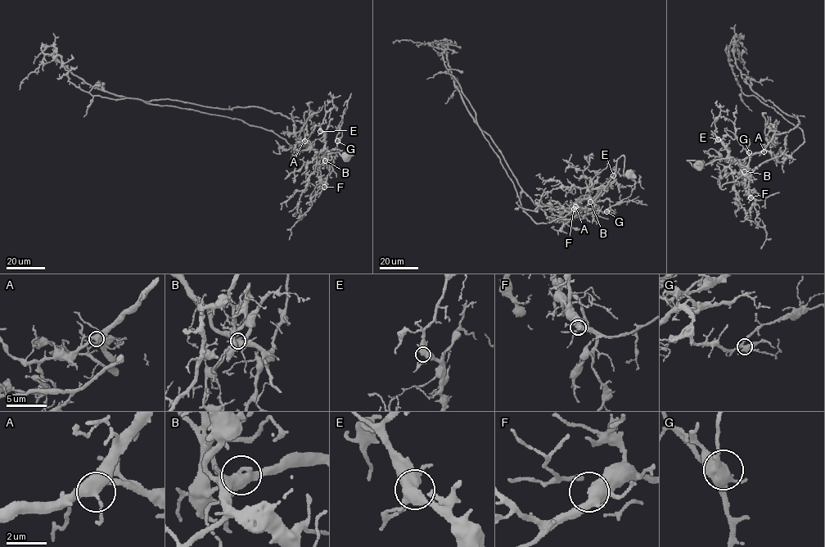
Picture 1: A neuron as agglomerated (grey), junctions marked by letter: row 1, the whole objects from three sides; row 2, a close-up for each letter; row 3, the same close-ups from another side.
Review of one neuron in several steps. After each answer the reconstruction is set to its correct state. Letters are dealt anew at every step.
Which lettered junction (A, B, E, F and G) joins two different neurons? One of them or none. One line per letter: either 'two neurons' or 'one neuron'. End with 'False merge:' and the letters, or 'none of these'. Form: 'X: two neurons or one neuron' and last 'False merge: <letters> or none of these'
A: one neuron
B: two neurons
E: one neuron
F: one neuron
G: one neuron
False merge: B

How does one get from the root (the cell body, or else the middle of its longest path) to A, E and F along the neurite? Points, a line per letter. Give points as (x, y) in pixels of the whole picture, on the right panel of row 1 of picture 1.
A: (698, 164), (703, 161), (687, 160), (696, 168), (717, 160), (742, 160), (764, 151)
E: (698, 164), (703, 161), (687, 160), (696, 168), (727, 157), (725, 146), (718, 139)
F: (698, 164), (703, 161), (687, 160), (696, 168), (717, 160), (732, 158), (740, 165), (750, 197)

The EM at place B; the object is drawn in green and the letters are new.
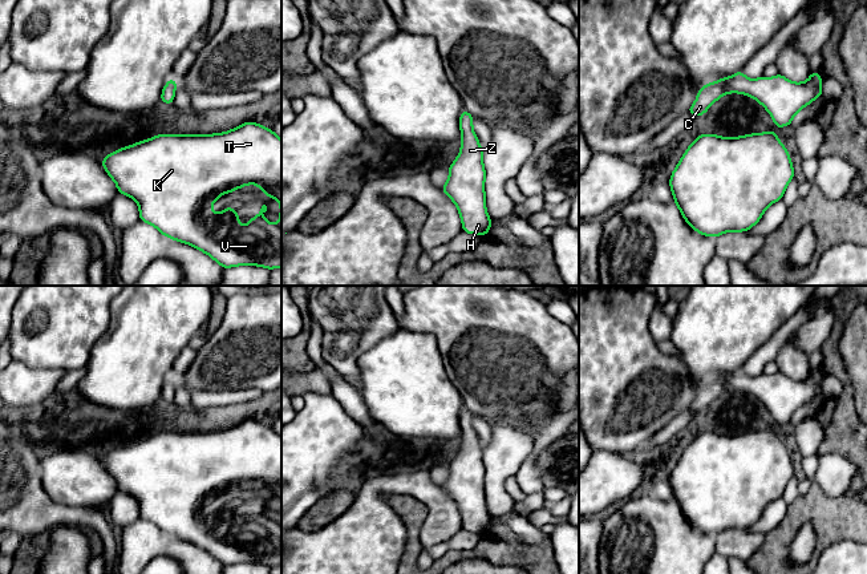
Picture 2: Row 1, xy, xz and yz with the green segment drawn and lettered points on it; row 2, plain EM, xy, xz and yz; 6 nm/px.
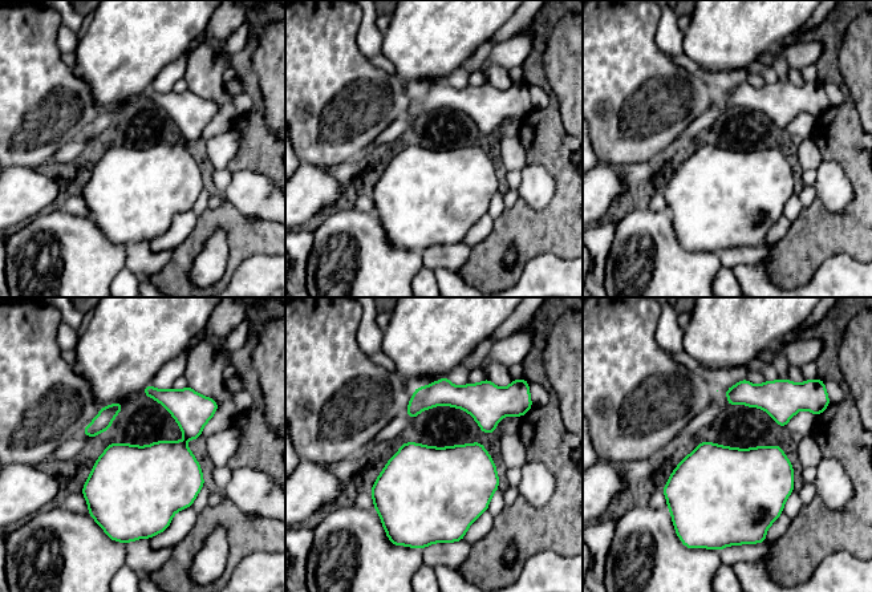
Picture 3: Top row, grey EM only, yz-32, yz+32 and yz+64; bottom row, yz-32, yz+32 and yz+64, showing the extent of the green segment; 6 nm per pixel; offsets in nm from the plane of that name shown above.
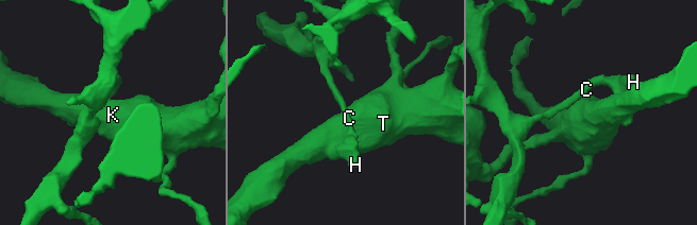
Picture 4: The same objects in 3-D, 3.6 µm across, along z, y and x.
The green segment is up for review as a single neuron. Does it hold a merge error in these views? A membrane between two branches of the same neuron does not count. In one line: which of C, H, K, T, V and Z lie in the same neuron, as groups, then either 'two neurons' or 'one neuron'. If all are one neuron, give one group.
C / H K T V Z | two neurons

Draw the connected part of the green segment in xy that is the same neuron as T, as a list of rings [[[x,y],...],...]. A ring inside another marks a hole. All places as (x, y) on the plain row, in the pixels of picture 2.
[[[244,420],[235,427],[216,432],[158,432],[108,452],[101,462],[116,480],[118,490],[138,501],[139,518],[153,522],[165,534],[206,550],[223,566],[244,562],[268,567],[281,565],[281,437],[272,427],[267,427],[262,421]],[[251,481],[262,486],[268,496],[279,498],[277,522],[272,522],[262,514],[267,509],[266,502],[250,517],[247,524],[238,520],[240,514],[230,504],[219,512],[211,508],[212,501],[220,493]]]

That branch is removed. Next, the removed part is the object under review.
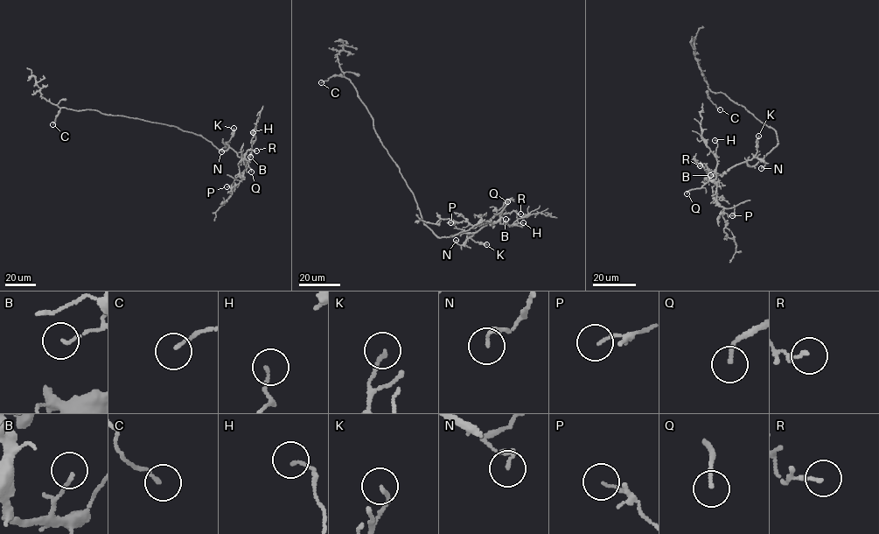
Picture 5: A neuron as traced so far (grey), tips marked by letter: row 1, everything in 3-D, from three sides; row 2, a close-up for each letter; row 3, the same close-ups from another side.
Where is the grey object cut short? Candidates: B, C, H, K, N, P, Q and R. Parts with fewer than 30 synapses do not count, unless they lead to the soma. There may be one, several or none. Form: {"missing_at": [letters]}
{"missing_at": ["Q"]}

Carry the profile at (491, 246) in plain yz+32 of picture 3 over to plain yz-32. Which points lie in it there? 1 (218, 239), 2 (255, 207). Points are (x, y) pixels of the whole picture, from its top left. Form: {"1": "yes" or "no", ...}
{"1": "no", "2": "no"}

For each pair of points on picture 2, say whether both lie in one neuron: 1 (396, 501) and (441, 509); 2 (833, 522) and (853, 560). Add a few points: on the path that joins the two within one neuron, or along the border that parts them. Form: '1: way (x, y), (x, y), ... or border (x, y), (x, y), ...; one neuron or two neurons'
1: border (398, 493), (416, 497), (426, 508), (420, 537); two neurons
2: border (853, 540), (833, 542), (818, 560); two neurons

